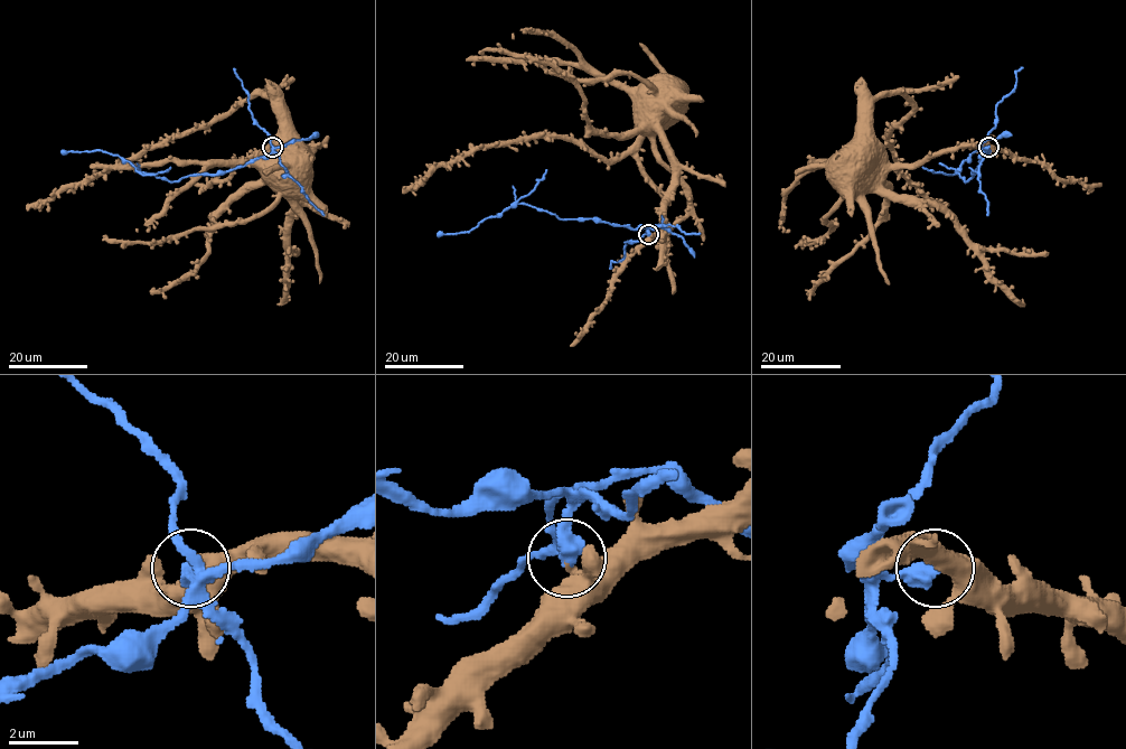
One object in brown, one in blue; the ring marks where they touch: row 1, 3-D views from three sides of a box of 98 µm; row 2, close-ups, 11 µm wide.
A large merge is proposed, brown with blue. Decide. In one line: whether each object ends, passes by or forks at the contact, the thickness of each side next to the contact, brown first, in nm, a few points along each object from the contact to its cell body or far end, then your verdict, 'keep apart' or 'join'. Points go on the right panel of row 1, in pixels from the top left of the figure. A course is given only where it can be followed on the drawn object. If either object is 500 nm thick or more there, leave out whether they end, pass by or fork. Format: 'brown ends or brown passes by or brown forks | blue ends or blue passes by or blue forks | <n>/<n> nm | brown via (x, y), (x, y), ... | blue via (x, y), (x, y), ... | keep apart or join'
360/550 nm | brown via (988, 147), (947, 148), (911, 165), (890, 165), (881, 150), (862, 131) | blue via (988, 147), (981, 151), (981, 165), (965, 181), (957, 170), (972, 152), (981, 150), (987, 152) | keep apart

